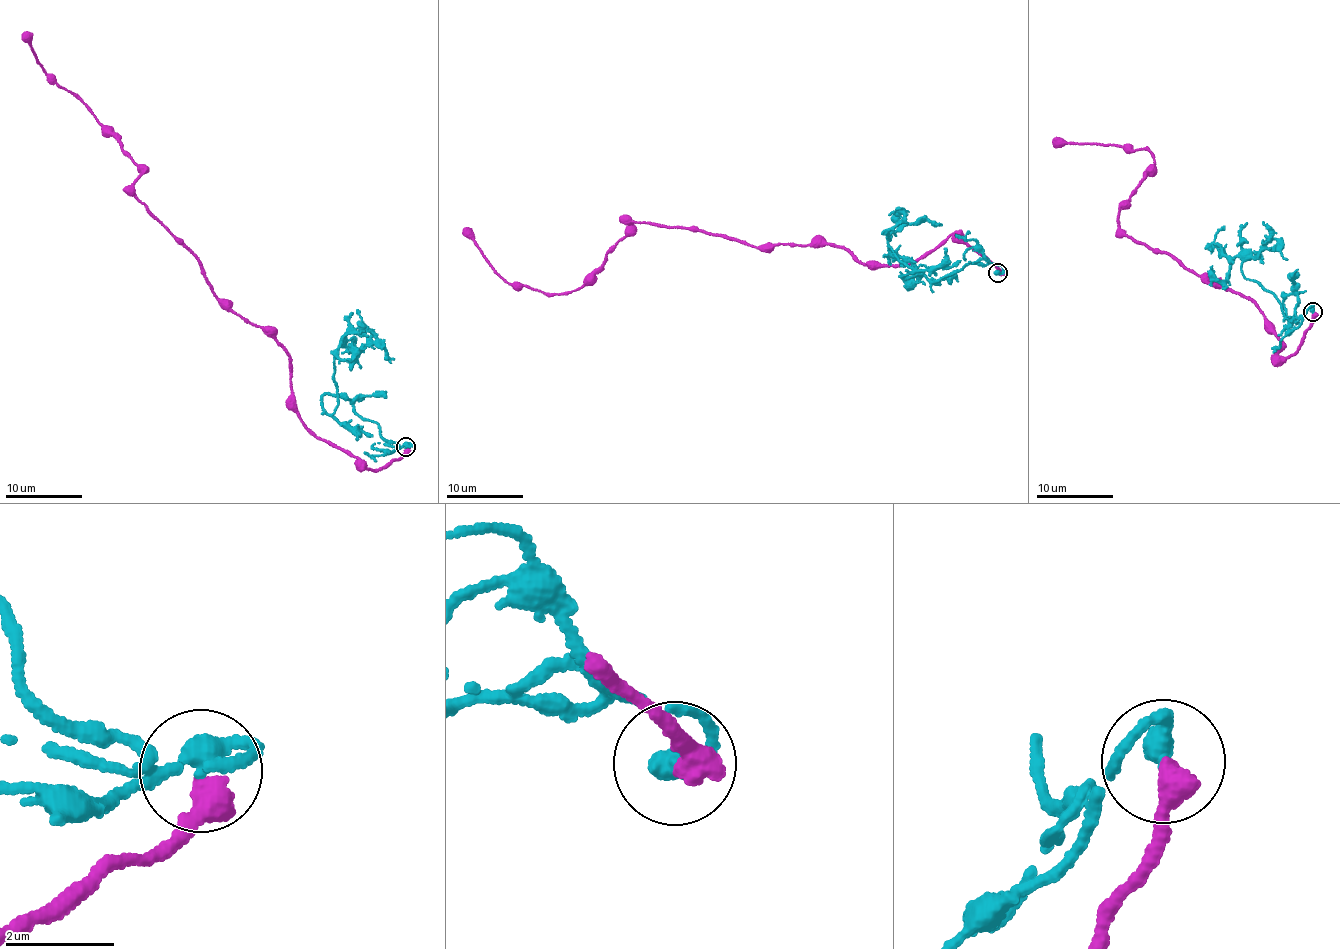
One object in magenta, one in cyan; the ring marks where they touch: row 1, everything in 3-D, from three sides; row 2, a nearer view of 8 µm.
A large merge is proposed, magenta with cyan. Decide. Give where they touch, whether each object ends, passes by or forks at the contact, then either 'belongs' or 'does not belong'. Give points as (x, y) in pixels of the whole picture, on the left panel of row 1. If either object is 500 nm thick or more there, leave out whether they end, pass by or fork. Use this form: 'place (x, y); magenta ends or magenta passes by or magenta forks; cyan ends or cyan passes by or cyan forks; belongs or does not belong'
place (405, 447); does not belong

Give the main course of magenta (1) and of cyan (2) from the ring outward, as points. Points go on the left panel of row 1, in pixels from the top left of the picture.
1: (406, 448), (358, 466), (303, 423), (284, 347), (216, 297), (135, 195), (116, 133), (24, 34)
2: (406, 448), (346, 396), (322, 403), (335, 409), (342, 337), (370, 332), (391, 362)

